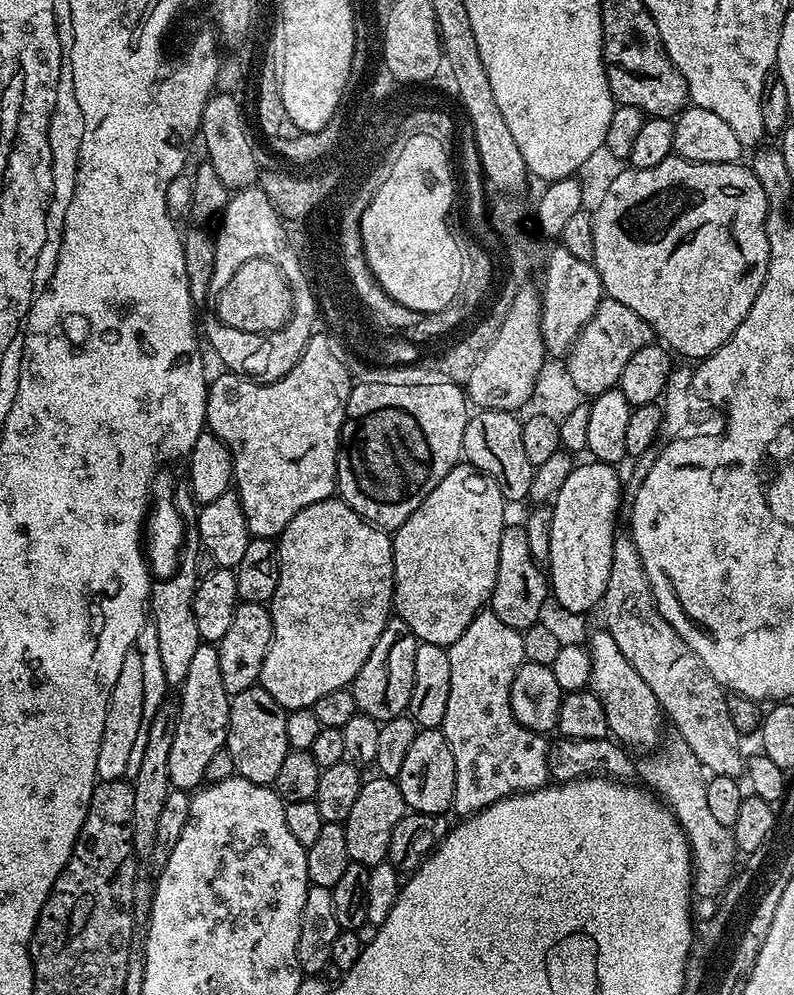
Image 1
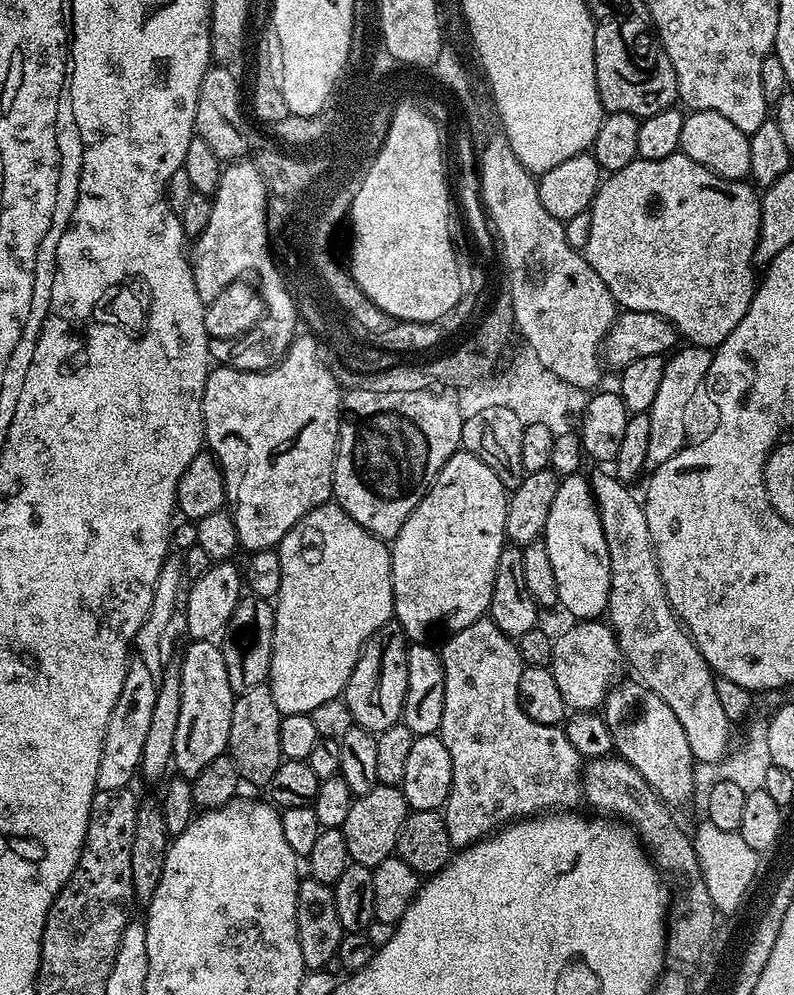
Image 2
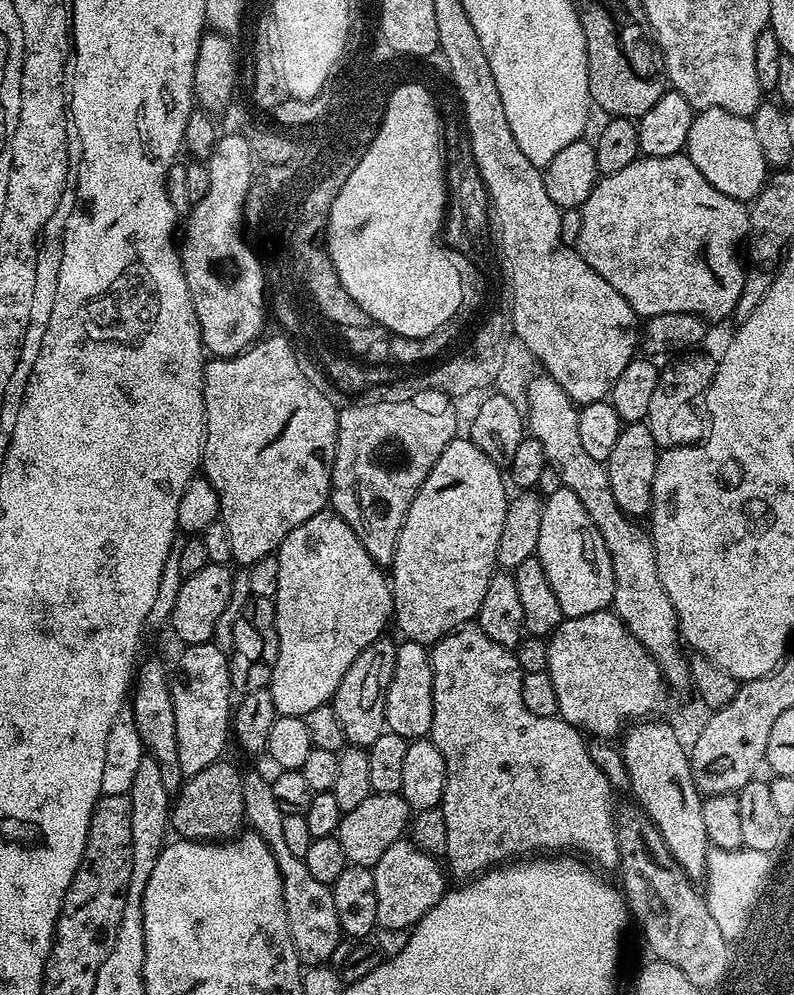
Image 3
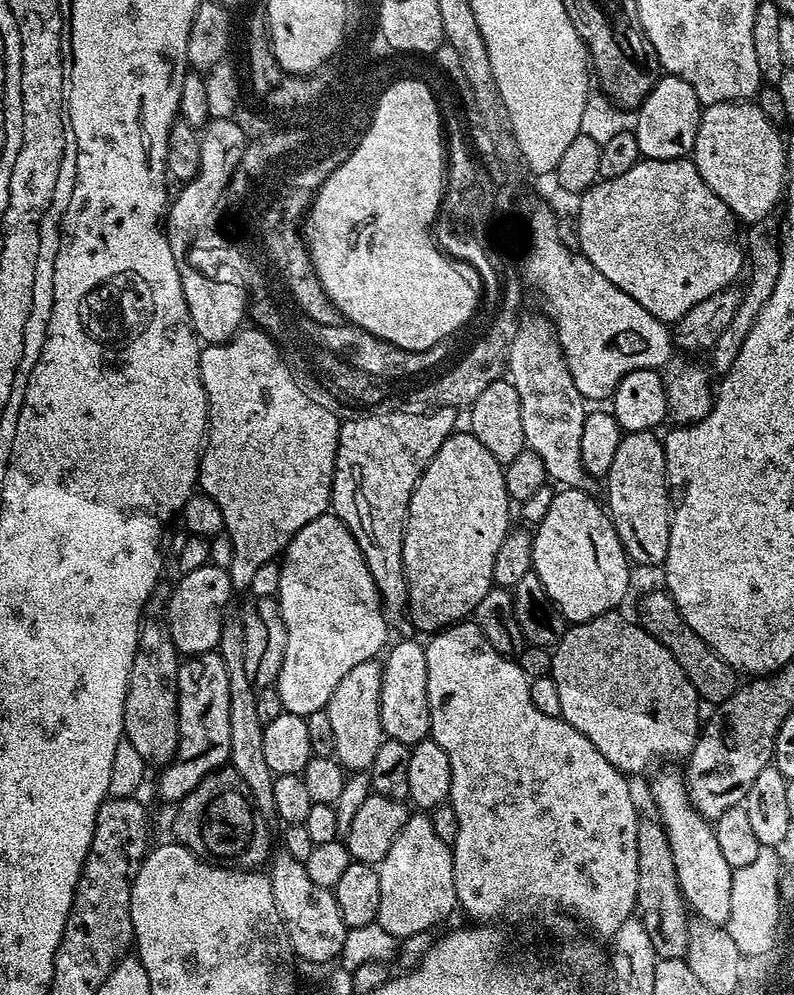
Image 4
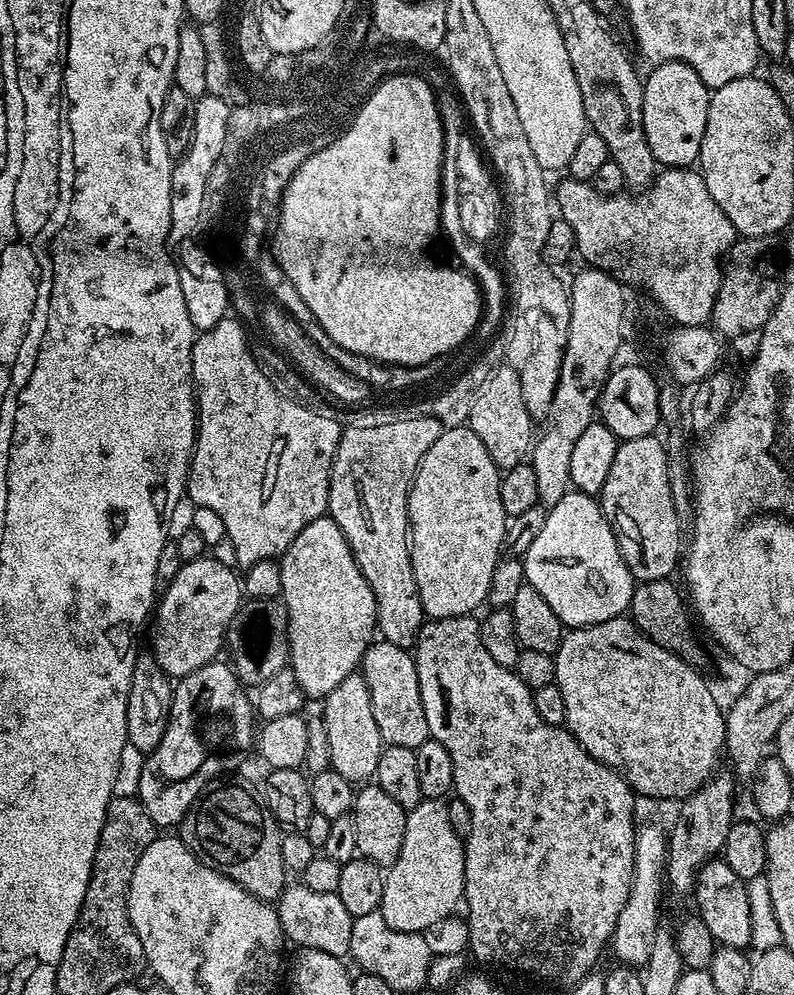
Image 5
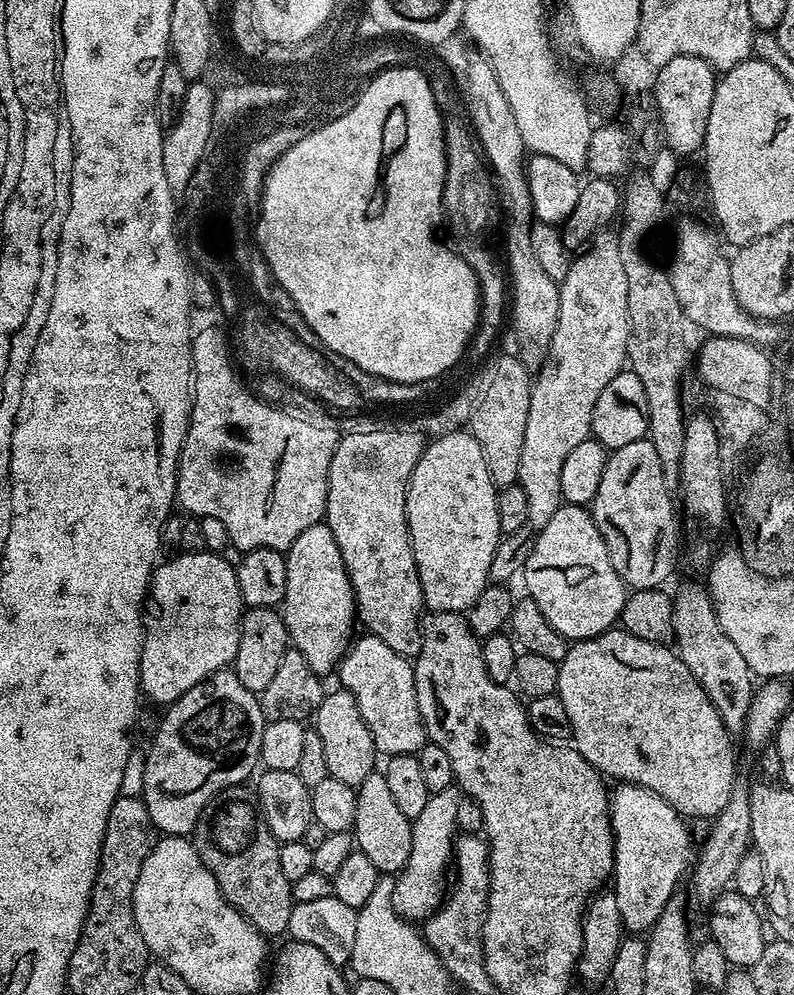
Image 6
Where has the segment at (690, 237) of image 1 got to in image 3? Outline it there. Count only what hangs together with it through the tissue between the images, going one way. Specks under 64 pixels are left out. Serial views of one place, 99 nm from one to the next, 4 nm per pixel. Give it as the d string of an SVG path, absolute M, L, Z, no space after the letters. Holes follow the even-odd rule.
M641 155L630 162L630 166L618 170L618 174L600 176L579 211L581 233L575 244L576 251L630 302L637 317L693 312L713 322L735 313L745 269L741 261L740 264L736 261L736 247L739 244L741 247L748 231L749 209L741 201L722 194L722 190L714 190L688 155Z

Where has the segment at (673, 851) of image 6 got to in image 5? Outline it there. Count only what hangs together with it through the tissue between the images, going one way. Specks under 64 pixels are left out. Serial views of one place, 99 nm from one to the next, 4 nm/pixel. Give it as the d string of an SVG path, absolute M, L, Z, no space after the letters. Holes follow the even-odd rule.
M641 827L639 831L636 833L636 845L634 846L634 878L632 879L632 885L630 886L630 894L626 898L626 906L622 906L622 914L618 914L618 922L614 926L614 934L612 935L612 939L610 941L610 952L613 952L614 955L617 956L619 963L621 965L627 966L633 970L640 970L645 967L648 963L648 959L650 958L650 950L654 950L654 942L661 935L660 932L660 884L662 888L662 877L666 872L666 865L668 863L668 841L666 839L666 832L664 832L660 828L644 828Z

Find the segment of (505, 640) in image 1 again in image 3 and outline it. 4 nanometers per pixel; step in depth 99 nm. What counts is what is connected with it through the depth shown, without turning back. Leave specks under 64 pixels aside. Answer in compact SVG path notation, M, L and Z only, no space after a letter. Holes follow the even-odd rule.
M465 626L444 636L437 644L431 645L432 669L434 670L434 718L430 739L442 754L446 762L446 786L440 799L440 812L446 824L446 846L443 859L448 859L447 871L457 876L457 881L468 882L485 873L490 868L515 861L517 858L528 858L533 854L568 854L575 850L585 861L591 862L597 869L616 868L620 863L620 843L616 833L617 809L612 808L614 789L606 774L594 766L594 758L590 758L589 741L585 733L574 725L560 719L559 715L542 718L538 714L530 714L522 702L522 678L515 655L509 649L498 646L479 626Z

